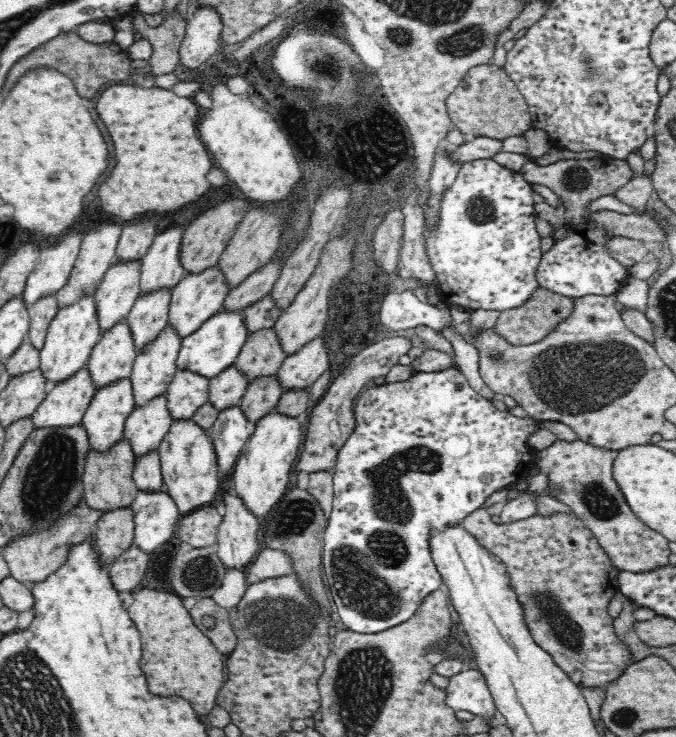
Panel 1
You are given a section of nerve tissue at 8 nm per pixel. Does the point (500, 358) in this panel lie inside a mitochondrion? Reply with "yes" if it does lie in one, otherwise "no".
yes

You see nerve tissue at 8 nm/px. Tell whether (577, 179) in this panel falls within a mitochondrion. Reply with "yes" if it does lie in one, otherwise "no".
yes

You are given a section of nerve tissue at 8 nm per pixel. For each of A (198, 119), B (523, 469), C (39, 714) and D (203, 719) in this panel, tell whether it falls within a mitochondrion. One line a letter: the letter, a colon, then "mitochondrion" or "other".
A: other
B: other
C: mitochondrion
D: other

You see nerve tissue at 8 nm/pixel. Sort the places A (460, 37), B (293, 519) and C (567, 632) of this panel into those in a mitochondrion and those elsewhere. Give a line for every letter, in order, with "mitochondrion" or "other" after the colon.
A: mitochondrion
B: mitochondrion
C: mitochondrion

